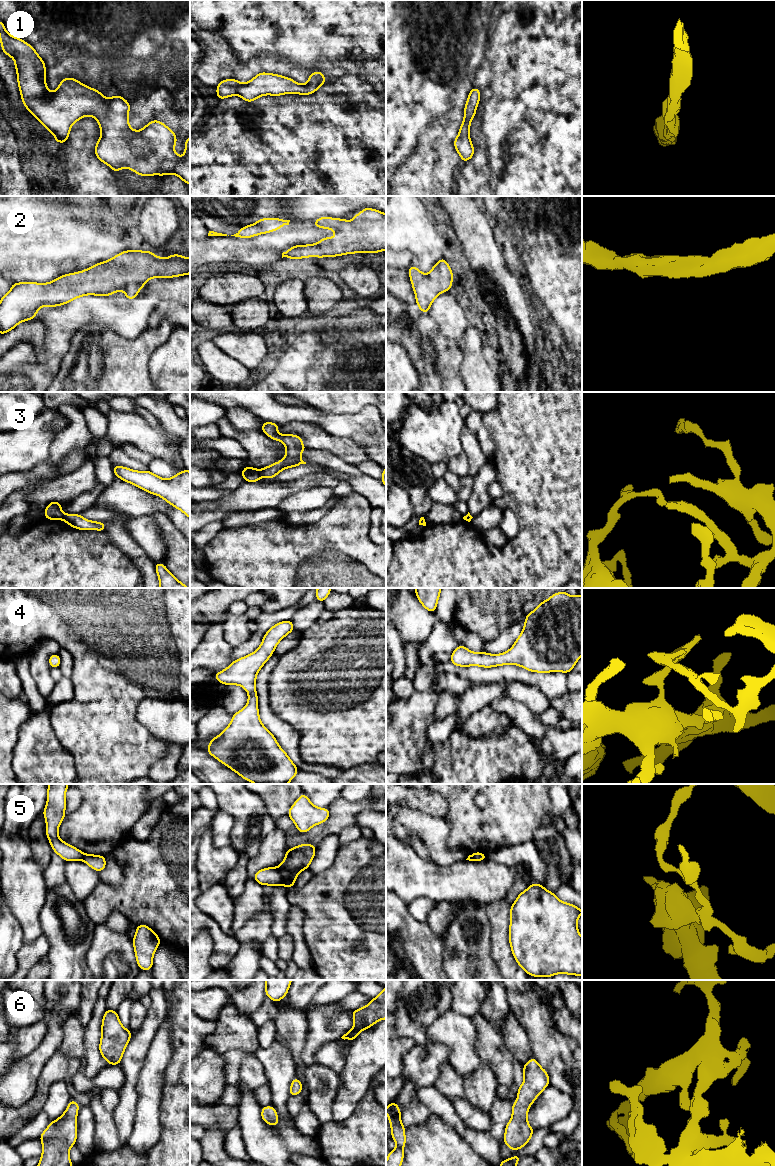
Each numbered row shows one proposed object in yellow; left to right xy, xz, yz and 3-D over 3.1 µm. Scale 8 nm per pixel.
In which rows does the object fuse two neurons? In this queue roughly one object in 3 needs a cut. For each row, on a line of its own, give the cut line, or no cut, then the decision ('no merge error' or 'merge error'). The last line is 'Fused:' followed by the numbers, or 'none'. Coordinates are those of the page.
1: no cut; no merge error
2: no cut; no merge error
3: cut in xy along (65, 514), (62, 519); merge error
4: no cut; no merge error
5: cut in xz along (277, 867), (282, 883); merge error
6: no cut; no merge error
Fused: 3, 5

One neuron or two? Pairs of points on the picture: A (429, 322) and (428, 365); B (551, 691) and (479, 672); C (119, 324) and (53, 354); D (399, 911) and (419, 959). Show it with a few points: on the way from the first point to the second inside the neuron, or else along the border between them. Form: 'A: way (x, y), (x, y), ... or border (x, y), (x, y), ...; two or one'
A: way (428, 333), (428, 354); one
B: way (533, 679), (518, 673), (497, 673); one
C: way (100, 314), (83, 314), (62, 335); one
D: way (404, 923), (418, 937), (419, 947); one

